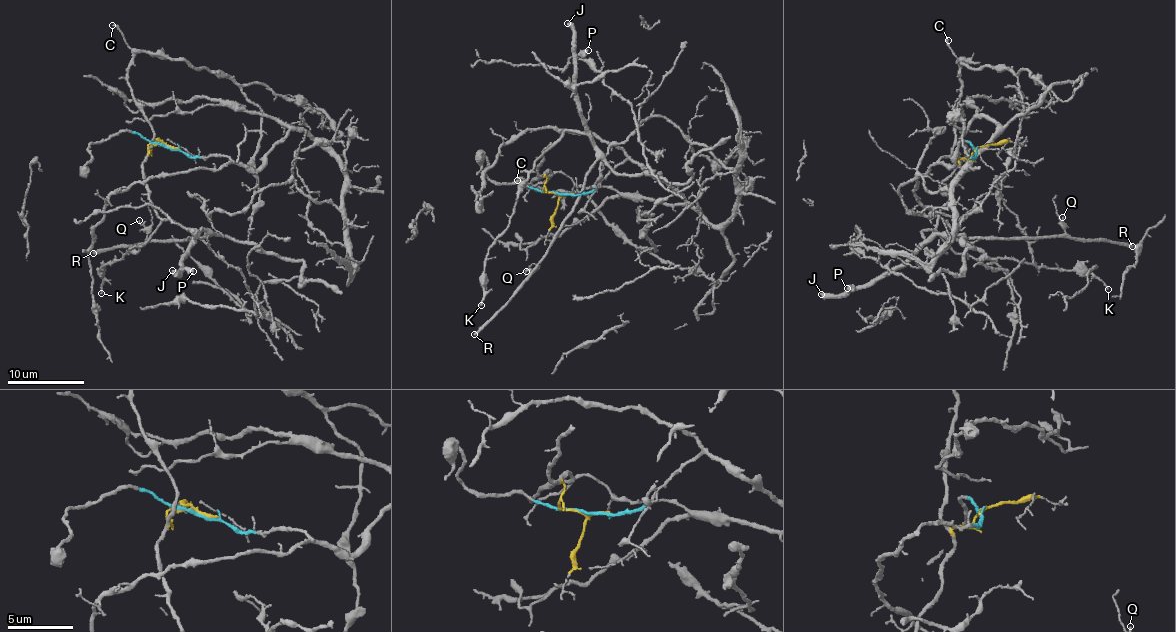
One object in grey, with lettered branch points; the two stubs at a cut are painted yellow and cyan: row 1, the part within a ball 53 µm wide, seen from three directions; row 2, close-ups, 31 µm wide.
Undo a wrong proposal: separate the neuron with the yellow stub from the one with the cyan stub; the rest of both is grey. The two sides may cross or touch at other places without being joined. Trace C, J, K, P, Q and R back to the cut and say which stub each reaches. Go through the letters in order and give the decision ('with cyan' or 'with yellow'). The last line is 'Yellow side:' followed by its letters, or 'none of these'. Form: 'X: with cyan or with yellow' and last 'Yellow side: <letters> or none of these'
C: with yellow
J: with yellow
K: with yellow
P: with yellow
Q: with yellow
R: with yellow
Yellow side: C, J, K, P, Q, R

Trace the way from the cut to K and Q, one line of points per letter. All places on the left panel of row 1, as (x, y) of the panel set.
K: (165, 146), (150, 144), (151, 152), (143, 163), (146, 195), (161, 222), (139, 250), (105, 265), (101, 294)
Q: (165, 146), (148, 145), (146, 195), (157, 215), (206, 234), (153, 242), (140, 220)

